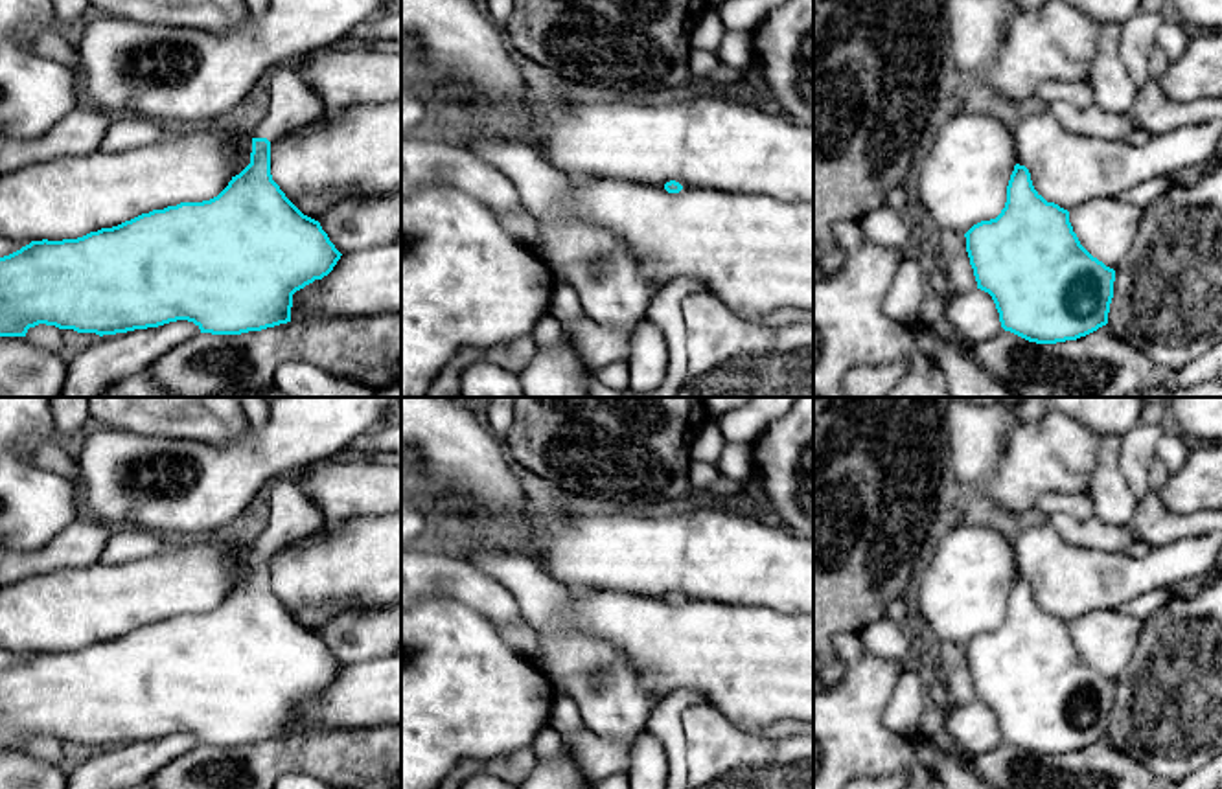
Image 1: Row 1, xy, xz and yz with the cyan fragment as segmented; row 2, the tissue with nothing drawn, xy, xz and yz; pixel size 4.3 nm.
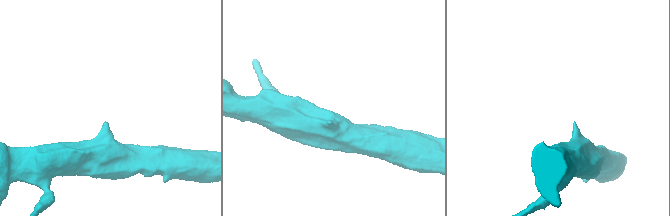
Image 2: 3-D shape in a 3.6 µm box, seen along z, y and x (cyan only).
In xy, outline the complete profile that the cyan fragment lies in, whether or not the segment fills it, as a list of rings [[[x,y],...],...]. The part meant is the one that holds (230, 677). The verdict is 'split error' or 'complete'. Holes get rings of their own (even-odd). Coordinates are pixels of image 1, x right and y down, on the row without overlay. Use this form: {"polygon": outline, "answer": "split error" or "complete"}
{"polygon": [[[291,475],[272,480],[263,498],[265,515],[252,532],[250,576],[232,589],[217,609],[153,622],[77,651],[31,653],[0,669],[0,749],[26,749],[28,741],[39,736],[103,749],[177,732],[193,734],[201,745],[212,747],[241,747],[291,734],[293,706],[328,688],[342,666],[320,635],[304,627],[272,592],[271,554],[322,530],[328,522]]], "answer": "split error"}

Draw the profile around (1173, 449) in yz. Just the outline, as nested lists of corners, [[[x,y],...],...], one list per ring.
[[[1170,427],[1158,441],[1156,445],[1156,458],[1163,462],[1169,475],[1178,473],[1191,451],[1191,441],[1174,427]]]

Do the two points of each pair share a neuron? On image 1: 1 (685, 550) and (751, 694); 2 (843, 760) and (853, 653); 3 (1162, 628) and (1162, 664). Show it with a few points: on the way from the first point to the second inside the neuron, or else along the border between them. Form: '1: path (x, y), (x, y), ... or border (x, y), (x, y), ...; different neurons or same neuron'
1: border (683, 598), (749, 606); different neurons
2: path (849, 734), (854, 679); same neuron
3: path (1162, 637), (1162, 655); same neuron

